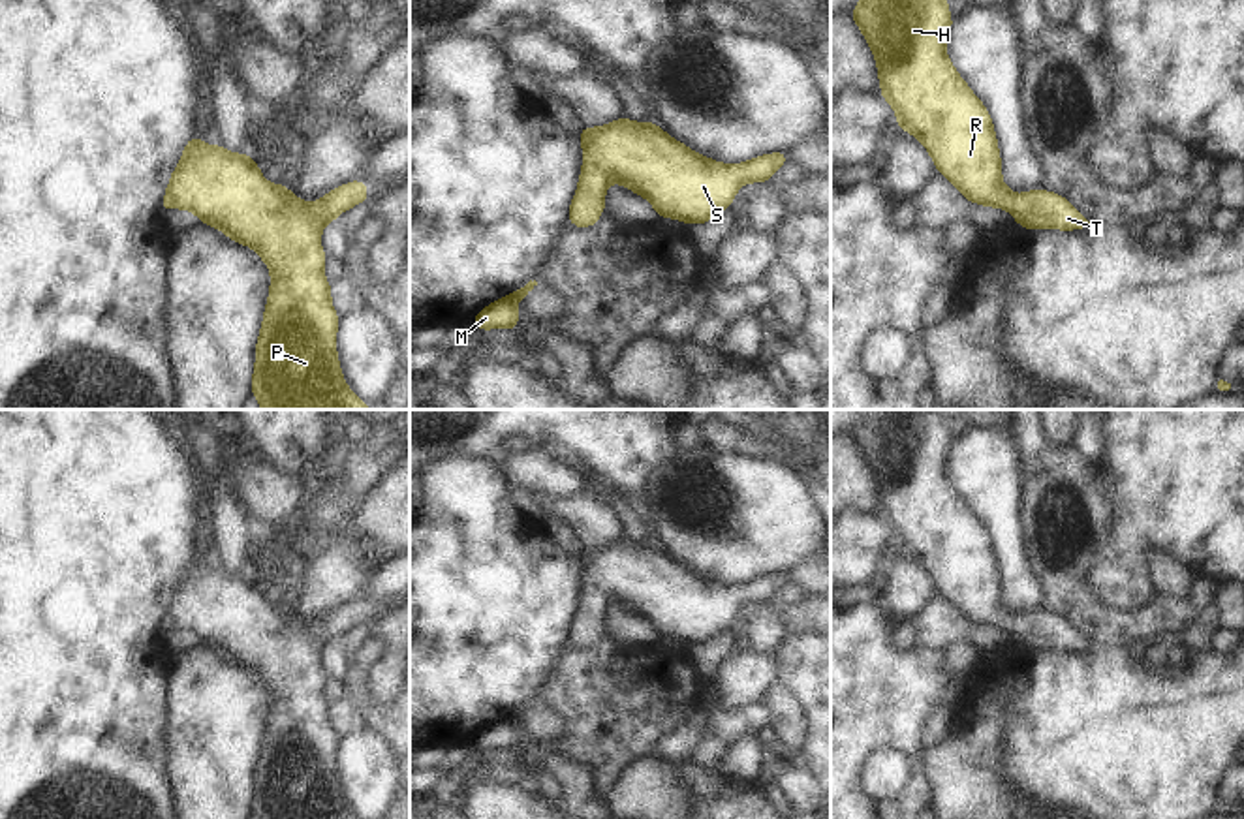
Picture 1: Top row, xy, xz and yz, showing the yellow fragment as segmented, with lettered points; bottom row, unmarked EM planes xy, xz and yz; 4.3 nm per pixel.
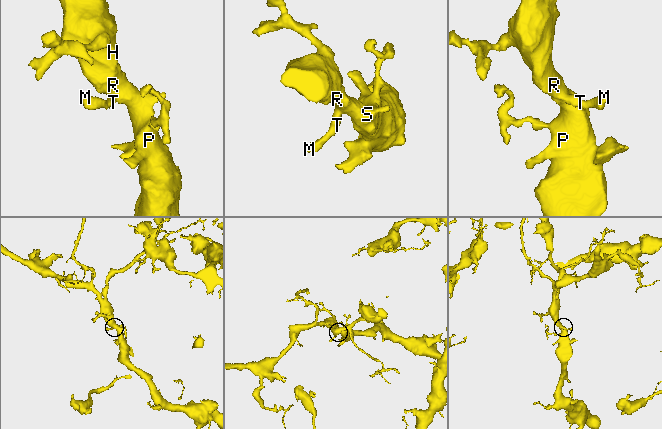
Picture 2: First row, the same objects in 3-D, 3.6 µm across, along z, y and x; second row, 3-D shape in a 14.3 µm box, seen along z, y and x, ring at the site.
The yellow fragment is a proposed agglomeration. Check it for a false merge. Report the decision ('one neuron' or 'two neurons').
one neuron

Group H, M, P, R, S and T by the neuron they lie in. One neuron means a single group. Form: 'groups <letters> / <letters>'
groups H M P R S T

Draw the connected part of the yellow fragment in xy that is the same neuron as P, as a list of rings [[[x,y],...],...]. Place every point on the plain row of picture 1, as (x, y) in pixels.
[[[199,554],[184,567],[169,599],[162,633],[171,627],[195,633],[201,644],[214,646],[235,663],[254,669],[271,689],[271,712],[252,795],[256,819],[357,819],[338,787],[338,736],[331,725],[331,704],[323,697],[327,676],[319,656],[327,642],[366,620],[366,605],[353,601],[306,626],[284,605],[269,605],[248,575],[227,573],[222,565],[203,565]]]

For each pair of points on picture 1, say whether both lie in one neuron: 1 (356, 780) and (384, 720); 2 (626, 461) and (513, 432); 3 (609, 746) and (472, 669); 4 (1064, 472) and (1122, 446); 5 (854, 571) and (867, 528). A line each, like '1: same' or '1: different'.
1: different
2: same
3: different
4: different
5: same

